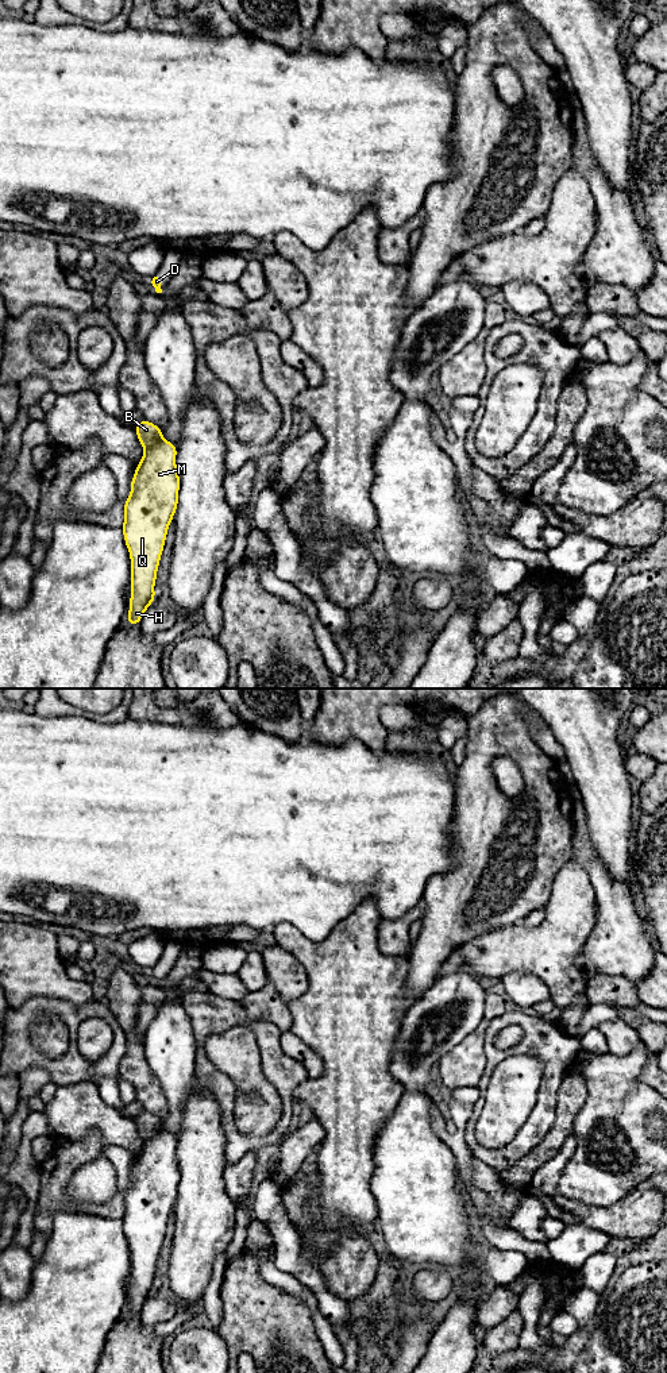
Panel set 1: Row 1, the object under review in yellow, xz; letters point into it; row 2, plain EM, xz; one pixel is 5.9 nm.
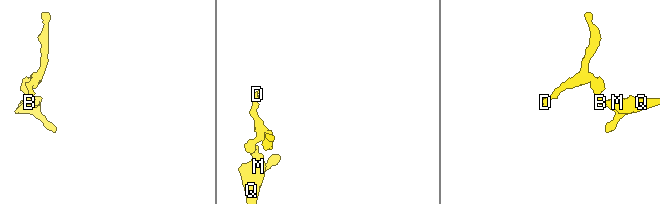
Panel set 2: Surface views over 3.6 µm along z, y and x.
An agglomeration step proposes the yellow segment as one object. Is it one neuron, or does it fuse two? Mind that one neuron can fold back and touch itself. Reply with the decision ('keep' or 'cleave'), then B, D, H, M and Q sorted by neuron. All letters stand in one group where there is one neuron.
cleave | B D / H M Q

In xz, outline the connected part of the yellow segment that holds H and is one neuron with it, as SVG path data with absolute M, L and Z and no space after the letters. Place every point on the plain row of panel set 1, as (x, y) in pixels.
M161 1130L153 1138L144 1142L143 1149L138 1153L138 1158L131 1172L131 1184L124 1193L124 1214L123 1226L124 1234L130 1243L131 1250L131 1288L127 1316L140 1315L140 1311L146 1300L154 1293L155 1283L154 1276L157 1272L157 1261L165 1238L165 1230L167 1227L169 1215L173 1212L173 1207L178 1197L180 1183L180 1166L176 1156L177 1137Z

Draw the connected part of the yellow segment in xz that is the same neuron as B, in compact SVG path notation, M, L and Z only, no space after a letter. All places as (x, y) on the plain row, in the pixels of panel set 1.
M142 1110L142 1112L134 1119L139 1130L139 1135L147 1141L162 1130L162 1121Z

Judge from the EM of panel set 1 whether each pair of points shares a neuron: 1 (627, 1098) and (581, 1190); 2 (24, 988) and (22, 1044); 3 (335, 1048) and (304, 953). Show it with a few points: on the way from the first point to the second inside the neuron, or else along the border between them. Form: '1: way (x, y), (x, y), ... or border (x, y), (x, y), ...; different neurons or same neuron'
1: way (601, 1117), (596, 1118), (583, 1138), (583, 1164); same neuron
2: border (56, 998), (33, 997), (14, 1009); different neurons
3: way (335, 1025), (335, 984), (327, 976); same neuron

